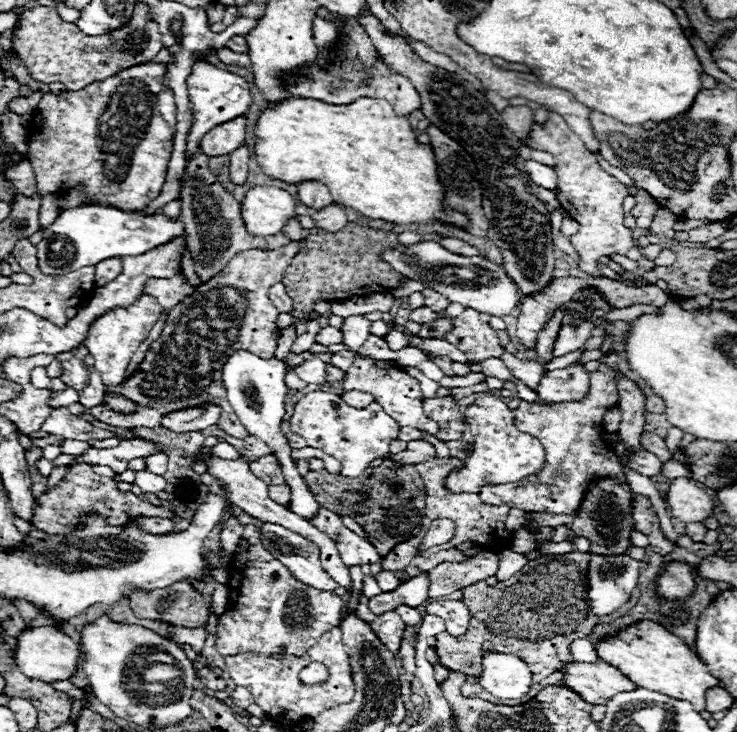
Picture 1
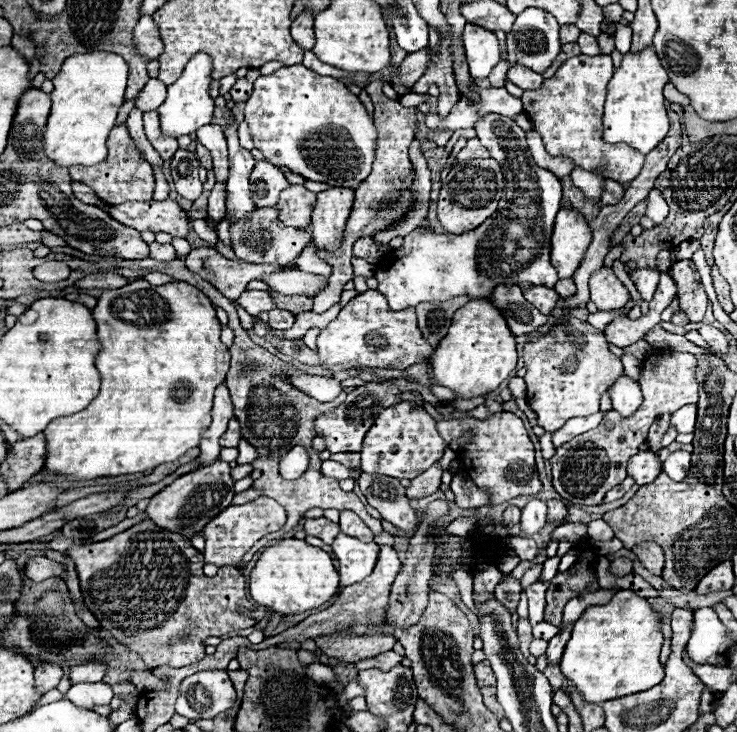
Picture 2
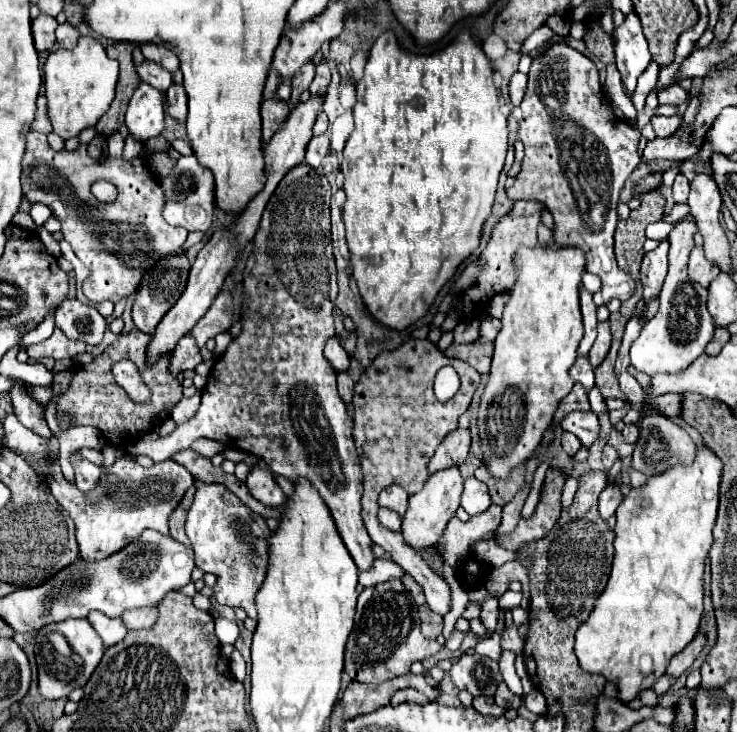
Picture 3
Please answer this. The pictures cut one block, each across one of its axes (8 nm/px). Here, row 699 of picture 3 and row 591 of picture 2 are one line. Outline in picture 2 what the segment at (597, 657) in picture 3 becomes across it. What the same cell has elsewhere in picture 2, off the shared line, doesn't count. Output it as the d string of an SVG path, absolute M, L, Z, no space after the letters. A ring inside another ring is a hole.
M618 590L608 604L588 606L576 620L562 654L560 670L588 702L604 702L644 692L664 678L660 664L664 634L660 622L660 612L654 610L646 598L636 596L632 590Z

